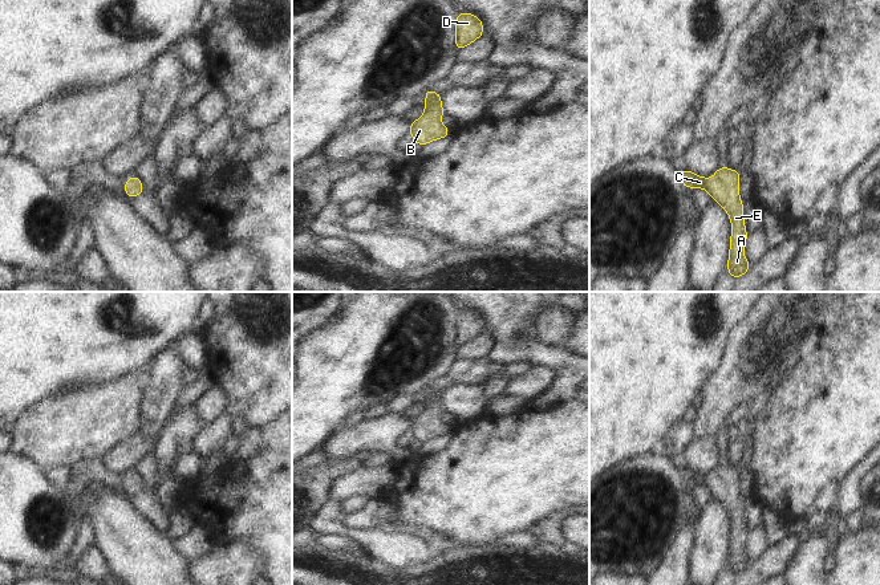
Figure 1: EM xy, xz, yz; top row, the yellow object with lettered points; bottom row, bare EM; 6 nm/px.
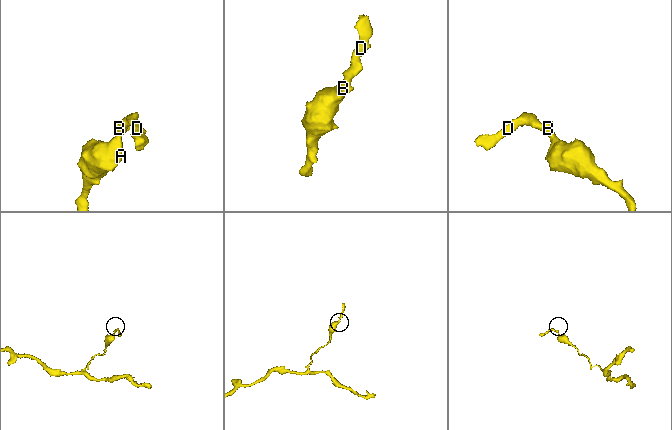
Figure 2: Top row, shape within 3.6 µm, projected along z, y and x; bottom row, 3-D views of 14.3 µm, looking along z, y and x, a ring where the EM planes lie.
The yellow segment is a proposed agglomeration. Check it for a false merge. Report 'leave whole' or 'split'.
leave whole

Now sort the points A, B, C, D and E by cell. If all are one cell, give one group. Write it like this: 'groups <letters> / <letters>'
groups A B C D E

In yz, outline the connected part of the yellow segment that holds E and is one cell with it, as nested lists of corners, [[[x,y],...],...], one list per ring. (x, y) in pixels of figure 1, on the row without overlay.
[[[719,464],[714,470],[713,476],[697,474],[689,466],[680,470],[680,472],[685,486],[697,484],[707,487],[713,497],[727,508],[733,521],[727,569],[734,576],[743,573],[751,562],[743,553],[743,545],[749,532],[745,527],[743,500],[738,489],[741,472],[737,467],[727,464]]]

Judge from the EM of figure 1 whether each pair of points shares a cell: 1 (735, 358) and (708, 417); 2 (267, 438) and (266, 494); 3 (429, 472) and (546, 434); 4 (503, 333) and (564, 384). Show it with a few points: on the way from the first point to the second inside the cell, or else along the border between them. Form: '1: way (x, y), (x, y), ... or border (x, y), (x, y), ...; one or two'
1: way (735, 373), (735, 378), (722, 391), (718, 402); one
2: way (267, 451), (267, 480); one
3: way (458, 472), (507, 472), (516, 463); one
4: way (520, 344), (539, 354), (544, 354), (556, 366); one

